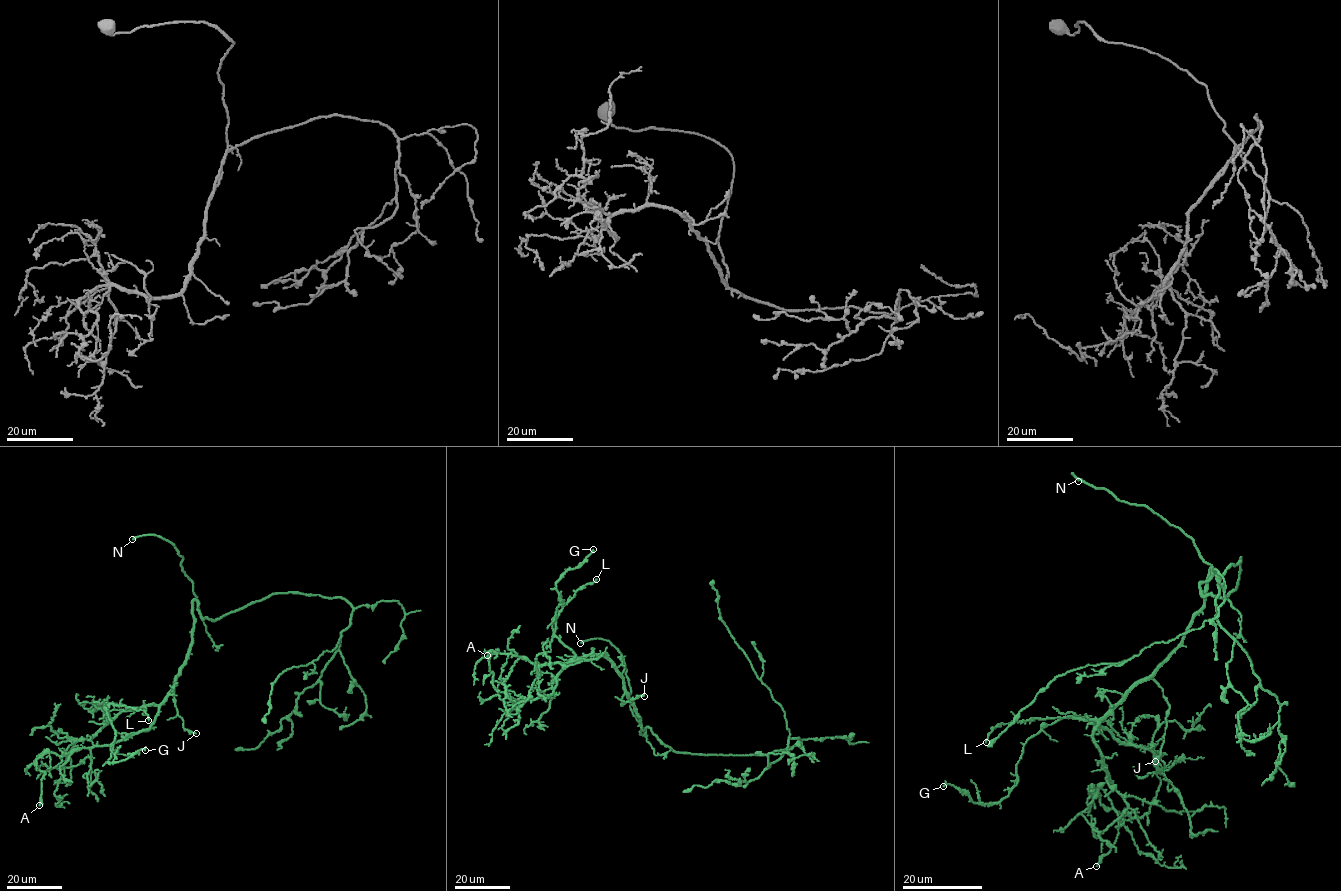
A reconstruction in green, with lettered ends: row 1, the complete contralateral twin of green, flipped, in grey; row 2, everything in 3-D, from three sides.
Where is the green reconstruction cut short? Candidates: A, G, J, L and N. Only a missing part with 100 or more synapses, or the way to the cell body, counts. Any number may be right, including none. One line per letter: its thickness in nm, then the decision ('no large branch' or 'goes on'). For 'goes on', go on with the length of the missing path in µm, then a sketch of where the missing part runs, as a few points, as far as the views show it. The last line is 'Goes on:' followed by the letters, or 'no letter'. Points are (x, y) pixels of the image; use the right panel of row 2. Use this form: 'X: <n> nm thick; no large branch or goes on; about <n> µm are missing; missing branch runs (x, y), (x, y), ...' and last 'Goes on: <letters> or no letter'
A: 120 nm thick; no large branch
G: 150 nm thick; no large branch
J: 180 nm thick; no large branch
L: 180 nm thick; no large branch
N: 240 nm thick; goes on; about 35 µm are missing
Goes on: N

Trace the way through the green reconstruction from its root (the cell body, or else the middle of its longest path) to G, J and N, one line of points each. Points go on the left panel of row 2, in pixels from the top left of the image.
G: (211, 620), (202, 617), (194, 600), (188, 658), (159, 704), (104, 705), (115, 732), (108, 762), (145, 750)
J: (211, 620), (202, 617), (194, 600), (189, 655), (173, 682), (177, 714), (183, 727), (196, 733)
N: (211, 620), (203, 618), (197, 610), (193, 584), (182, 570), (183, 557), (174, 546), (154, 535), (132, 539)

